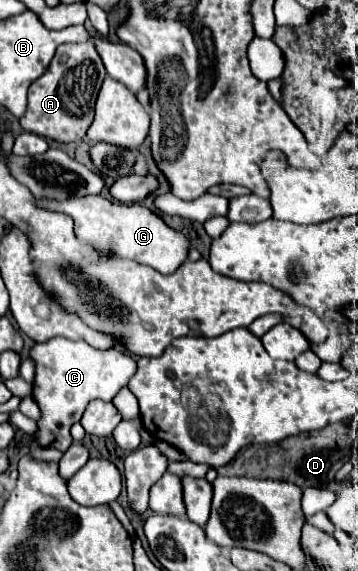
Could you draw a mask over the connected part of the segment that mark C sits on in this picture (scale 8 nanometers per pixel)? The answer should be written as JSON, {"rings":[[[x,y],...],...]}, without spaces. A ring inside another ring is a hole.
{"rings":[[[63,337],[35,343],[29,357],[35,363],[33,399],[41,409],[41,419],[37,421],[37,431],[33,435],[25,433],[23,439],[17,441],[17,449],[29,447],[35,441],[41,447],[53,447],[65,453],[73,443],[69,429],[81,419],[89,401],[111,401],[119,393],[119,389],[129,383],[137,369],[137,361],[115,347],[101,351],[87,345],[85,341],[69,341]]]}

